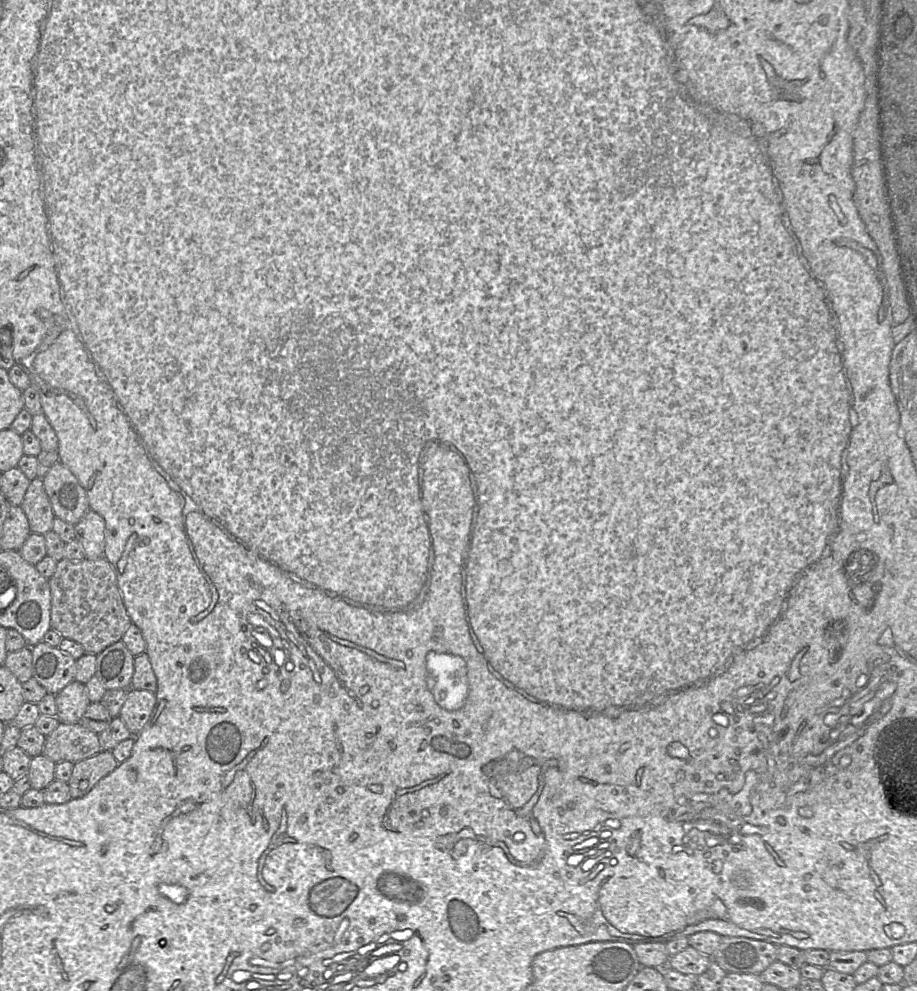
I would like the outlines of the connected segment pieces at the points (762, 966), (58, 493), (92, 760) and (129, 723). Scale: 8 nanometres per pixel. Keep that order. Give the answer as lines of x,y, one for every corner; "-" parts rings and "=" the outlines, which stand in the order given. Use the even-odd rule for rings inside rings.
722,936
719,948
710,957
727,973
761,974
777,961
777,947
752,938
=
61,462
55,463
42,481
55,517
75,525
90,510
84,488
=
106,750
75,763
68,781
71,797
86,795
100,779
114,771
117,765
112,752
=
128,689
127,698
118,717
122,719
131,732
131,737
139,734
144,728
150,719
155,704
156,696
152,692

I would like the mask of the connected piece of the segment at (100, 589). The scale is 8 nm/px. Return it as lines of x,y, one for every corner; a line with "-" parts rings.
104,557
96,560
63,558
57,561
55,572
48,581
51,595
51,628
58,632
62,638
79,643
86,653
94,655
98,655
122,639
132,621
126,611
115,571

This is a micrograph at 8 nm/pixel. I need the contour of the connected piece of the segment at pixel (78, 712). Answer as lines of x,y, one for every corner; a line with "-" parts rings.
73,680
56,695
56,717
60,723
79,723
89,704
84,684

